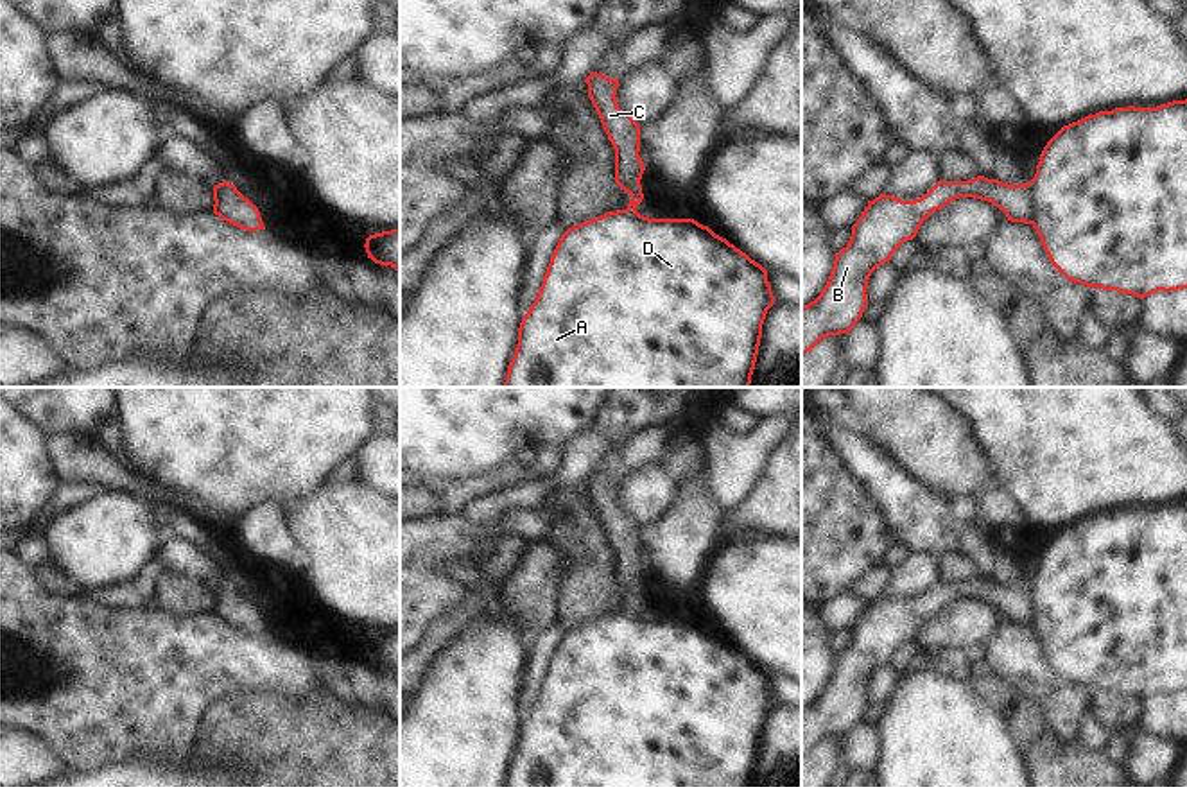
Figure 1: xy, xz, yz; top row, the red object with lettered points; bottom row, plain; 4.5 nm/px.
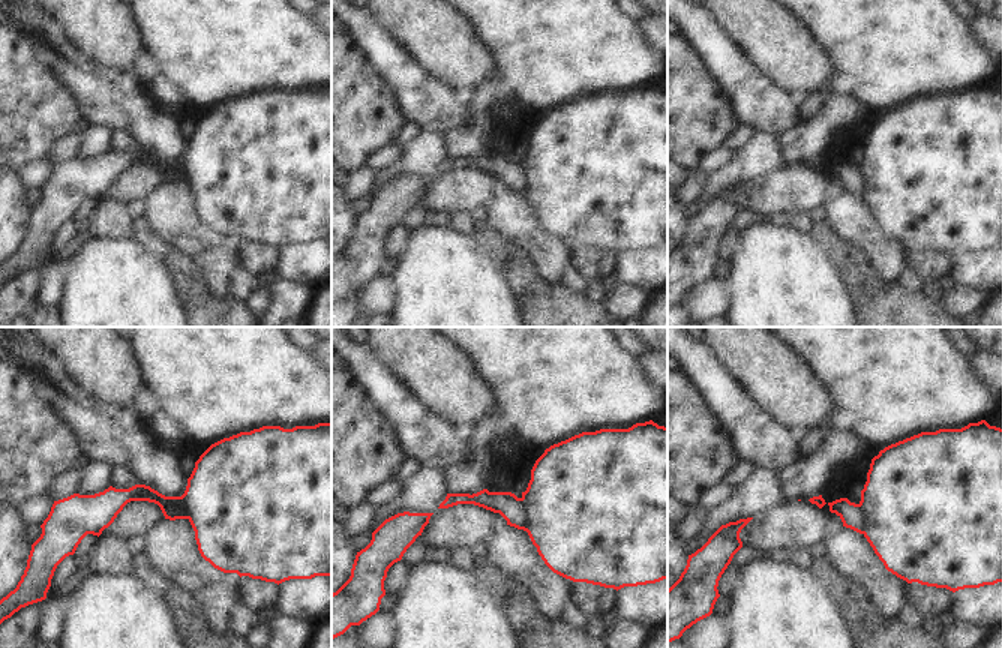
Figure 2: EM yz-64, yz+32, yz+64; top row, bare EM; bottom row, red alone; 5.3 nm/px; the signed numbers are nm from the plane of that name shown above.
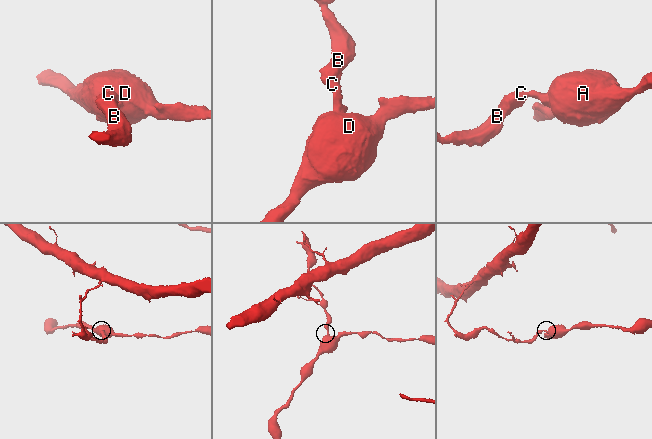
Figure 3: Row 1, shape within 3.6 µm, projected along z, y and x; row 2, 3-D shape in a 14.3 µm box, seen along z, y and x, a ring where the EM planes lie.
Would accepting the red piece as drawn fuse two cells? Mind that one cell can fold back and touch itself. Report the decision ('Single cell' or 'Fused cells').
Fused cells.

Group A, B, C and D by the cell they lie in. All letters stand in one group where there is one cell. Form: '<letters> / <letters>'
A D / B C

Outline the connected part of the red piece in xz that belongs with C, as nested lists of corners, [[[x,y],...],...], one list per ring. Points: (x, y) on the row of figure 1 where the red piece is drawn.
[[[592,72],[585,82],[588,97],[601,118],[601,124],[615,149],[615,183],[631,195],[626,210],[637,212],[642,203],[642,174],[645,170],[640,151],[640,124],[637,124],[617,104],[619,79]]]

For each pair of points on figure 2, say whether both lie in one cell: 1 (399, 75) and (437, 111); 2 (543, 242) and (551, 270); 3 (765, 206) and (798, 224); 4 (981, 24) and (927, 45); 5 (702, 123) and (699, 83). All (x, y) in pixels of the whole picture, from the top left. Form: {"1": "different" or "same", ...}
{"1": "same", "2": "same", "3": "different", "4": "different", "5": "same"}

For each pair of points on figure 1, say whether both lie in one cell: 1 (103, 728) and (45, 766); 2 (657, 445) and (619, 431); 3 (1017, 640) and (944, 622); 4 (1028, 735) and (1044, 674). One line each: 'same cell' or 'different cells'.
1: different cells
2: different cells
3: different cells
4: different cells

